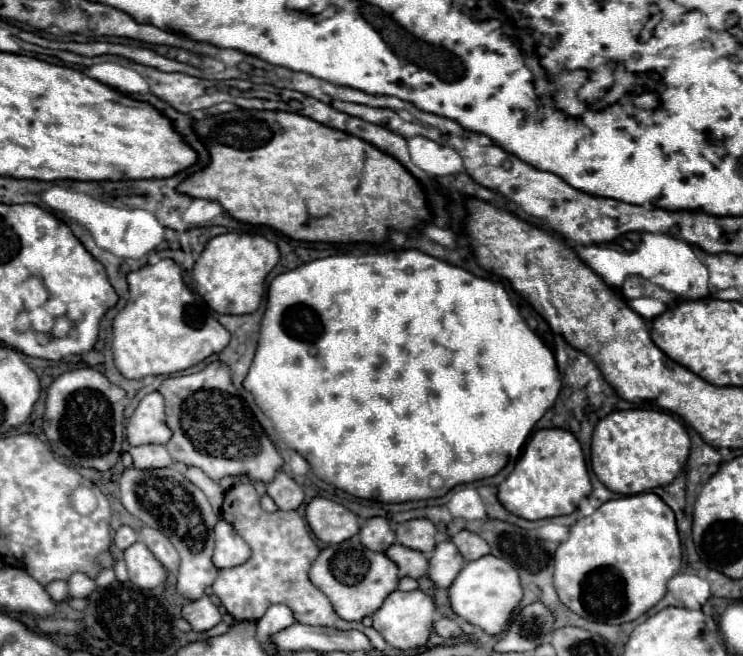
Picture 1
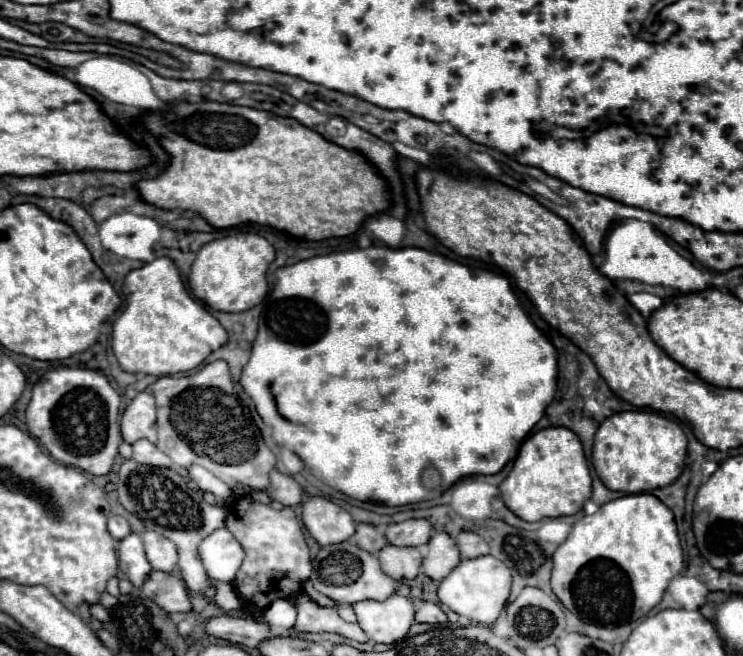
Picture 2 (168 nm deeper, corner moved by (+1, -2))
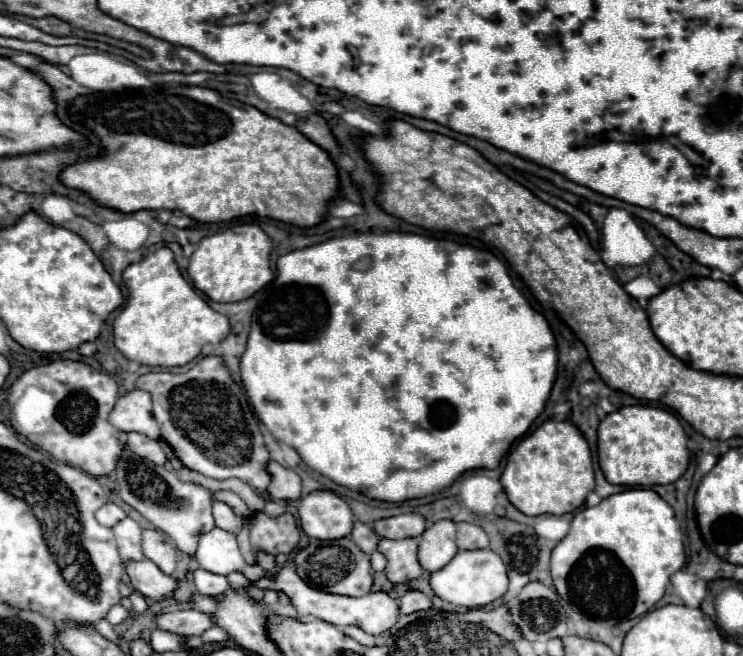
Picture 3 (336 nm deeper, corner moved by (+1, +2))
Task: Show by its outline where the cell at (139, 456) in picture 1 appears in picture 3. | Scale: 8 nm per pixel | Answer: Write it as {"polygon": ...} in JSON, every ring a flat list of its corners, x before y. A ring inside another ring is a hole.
{"polygon":[[128,433,128,447,136,455,140,455,140,457,156,463,156,465,166,463,166,455,164,455,164,451,160,447,160,441,154,441,154,439,150,439,150,437,142,435,142,433]]}

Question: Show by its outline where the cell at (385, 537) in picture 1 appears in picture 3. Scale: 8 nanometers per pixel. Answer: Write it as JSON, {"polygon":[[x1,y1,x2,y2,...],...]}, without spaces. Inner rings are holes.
{"polygon":[[360,521,354,523,354,529,352,529,350,537,354,539,354,543,364,553,372,553,378,547,378,541,380,541,380,537,374,533,374,529,370,525,366,525,366,523,360,523]]}

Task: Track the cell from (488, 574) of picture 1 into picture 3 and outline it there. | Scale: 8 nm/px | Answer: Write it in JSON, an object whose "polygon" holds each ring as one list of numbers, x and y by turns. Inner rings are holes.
{"polygon":[[474,549,474,551,458,551,454,559,442,567,440,571,434,571,430,575,430,587,432,591,454,605,460,607,484,607,496,599,500,599,508,589,508,569,504,561,492,551,492,549]]}

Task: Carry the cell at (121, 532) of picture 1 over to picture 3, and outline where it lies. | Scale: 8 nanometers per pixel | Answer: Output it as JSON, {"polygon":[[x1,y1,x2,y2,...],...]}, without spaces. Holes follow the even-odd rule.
{"polygon":[[106,503,106,505,102,505,98,511,96,511,96,519,98,519,98,523,102,523,102,525,106,525,106,527,114,527,120,519,124,519,126,517,126,513,118,507,118,505,114,505,114,503]]}

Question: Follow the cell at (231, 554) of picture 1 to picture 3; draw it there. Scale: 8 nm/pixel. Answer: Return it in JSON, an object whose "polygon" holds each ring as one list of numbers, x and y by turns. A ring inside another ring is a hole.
{"polygon":[[218,527,200,535,200,543,194,557,200,563,200,569,206,569,210,573,230,575,238,571,250,581,258,581,260,577,264,577,262,567,248,565,244,561,236,543,236,535]]}

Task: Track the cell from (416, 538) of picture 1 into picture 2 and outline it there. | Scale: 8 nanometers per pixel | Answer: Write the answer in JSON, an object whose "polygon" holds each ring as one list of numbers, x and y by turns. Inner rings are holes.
{"polygon":[[408,519,402,523,388,525,386,539,398,547,420,547,432,537,432,525,426,519]]}

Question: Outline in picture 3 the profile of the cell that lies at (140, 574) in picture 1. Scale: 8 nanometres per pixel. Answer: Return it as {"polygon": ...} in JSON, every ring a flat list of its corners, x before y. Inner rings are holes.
{"polygon":[[130,517,118,521,114,527,114,537,118,543,118,553,124,561,142,561,142,529]]}

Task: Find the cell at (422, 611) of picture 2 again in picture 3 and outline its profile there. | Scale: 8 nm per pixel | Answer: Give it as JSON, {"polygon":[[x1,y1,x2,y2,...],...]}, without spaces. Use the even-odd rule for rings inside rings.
{"polygon":[[406,591,400,595,400,613,408,615,414,611,422,611,422,609,430,609,430,597,420,593,420,591]]}

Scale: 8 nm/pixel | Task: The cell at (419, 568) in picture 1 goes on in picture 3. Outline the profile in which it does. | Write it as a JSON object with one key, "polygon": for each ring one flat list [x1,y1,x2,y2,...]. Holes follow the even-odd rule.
{"polygon":[[380,539,378,543,378,551,386,557,386,569,384,575,388,577,388,581,392,581,394,585,400,583,410,583,414,579,418,579,422,575,422,565,418,563,416,551,418,551,418,539,400,539,400,541,392,541,392,539]]}

